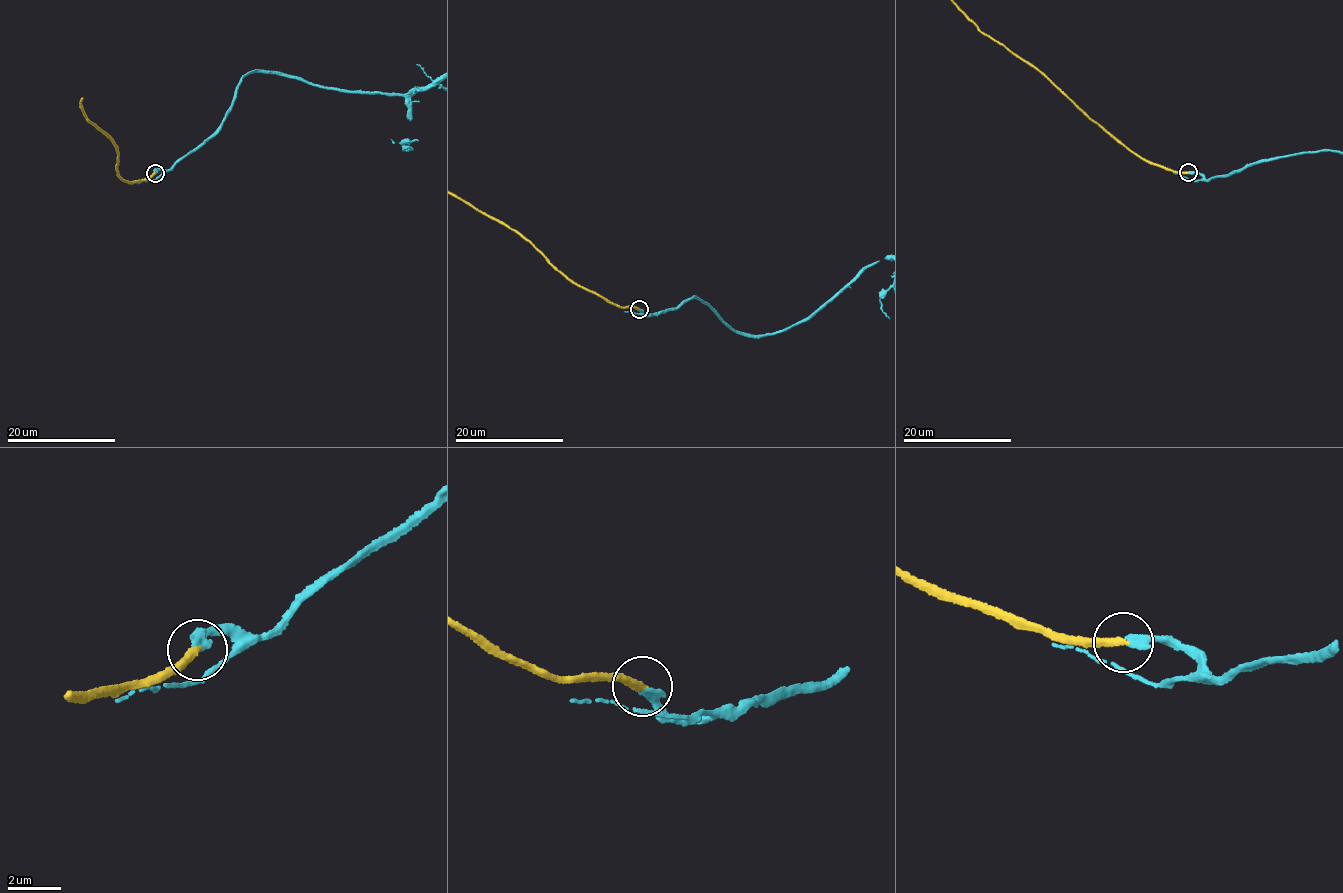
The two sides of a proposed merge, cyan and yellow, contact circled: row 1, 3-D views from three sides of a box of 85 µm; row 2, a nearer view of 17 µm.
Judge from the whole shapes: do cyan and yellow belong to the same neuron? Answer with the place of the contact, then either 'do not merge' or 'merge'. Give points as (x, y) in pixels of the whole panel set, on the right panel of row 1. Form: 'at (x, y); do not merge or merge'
at (1188, 172); merge

